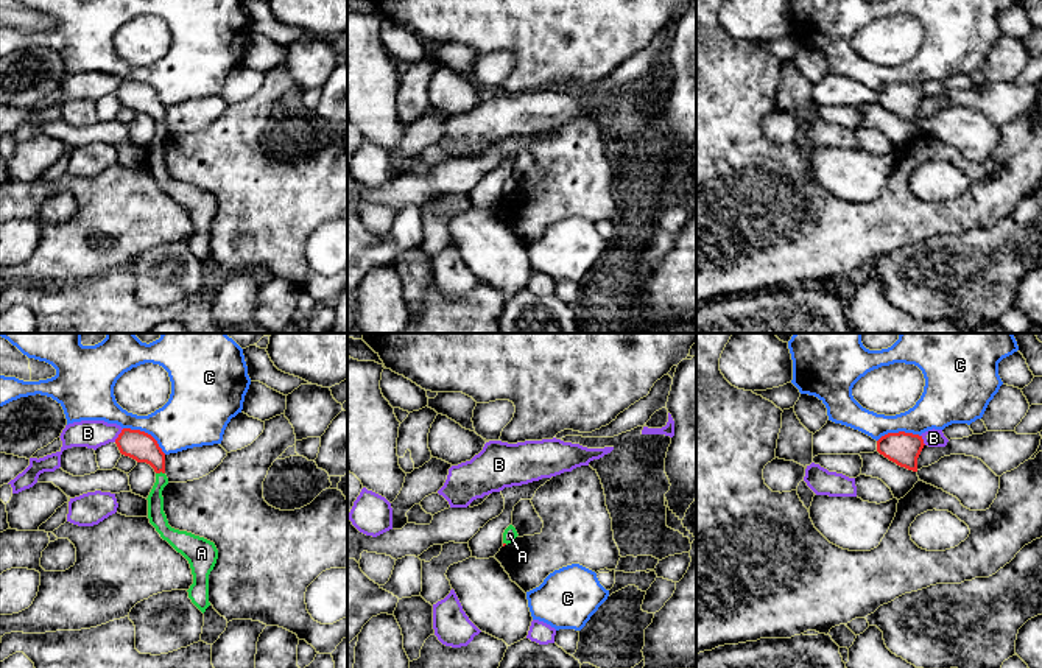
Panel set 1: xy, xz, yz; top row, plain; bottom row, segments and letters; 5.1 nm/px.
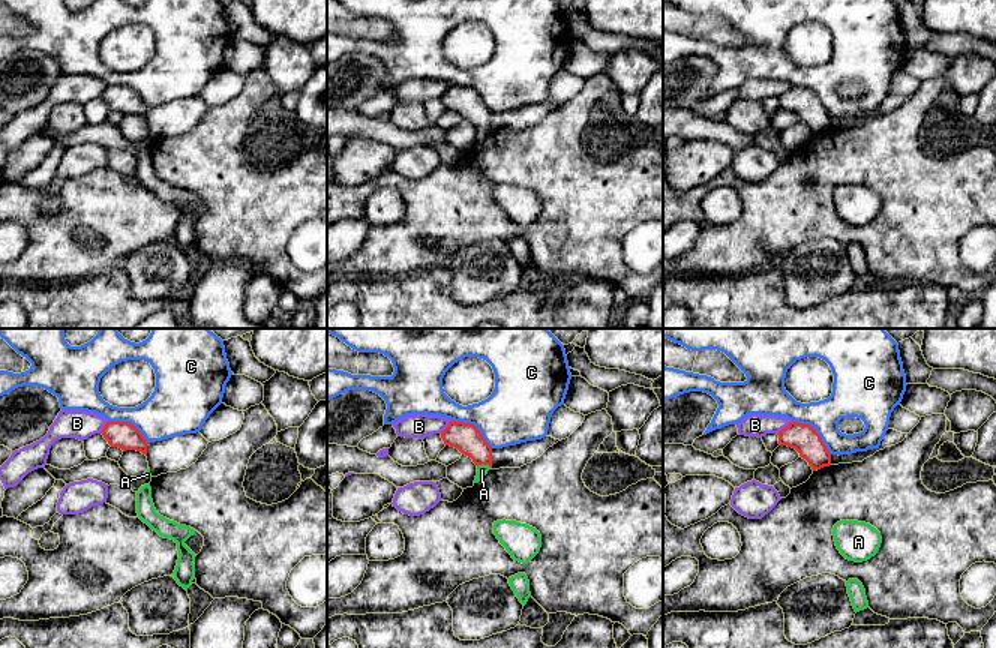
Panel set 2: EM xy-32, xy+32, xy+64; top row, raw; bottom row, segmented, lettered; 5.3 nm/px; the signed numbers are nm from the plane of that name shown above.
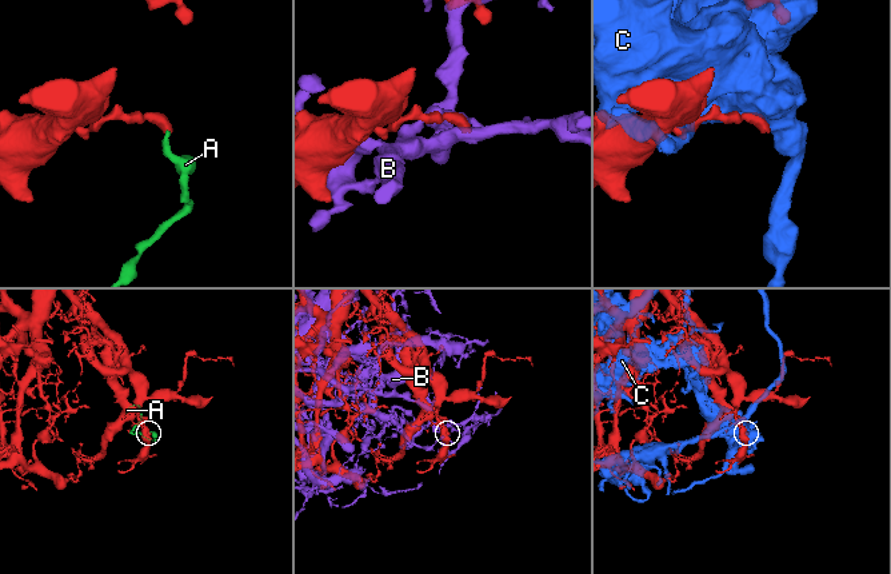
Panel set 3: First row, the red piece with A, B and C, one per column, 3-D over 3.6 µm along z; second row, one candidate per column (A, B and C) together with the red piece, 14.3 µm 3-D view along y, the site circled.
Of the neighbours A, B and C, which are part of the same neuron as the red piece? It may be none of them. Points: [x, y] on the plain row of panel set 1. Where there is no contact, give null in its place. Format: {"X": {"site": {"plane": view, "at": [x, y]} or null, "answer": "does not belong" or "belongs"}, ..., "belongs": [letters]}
{"A": {"site": {"plane": "xy", "at": [159, 123]}, "answer": "belongs"}, "B": {"site": {"plane": "xy", "at": [119, 86]}, "answer": "does not belong"}, "C": {"site": {"plane": "xy", "at": [147, 84]}, "answer": "does not belong"}, "belongs": ["A"]}

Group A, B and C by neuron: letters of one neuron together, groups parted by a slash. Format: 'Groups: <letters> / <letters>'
Groups: A / B / C

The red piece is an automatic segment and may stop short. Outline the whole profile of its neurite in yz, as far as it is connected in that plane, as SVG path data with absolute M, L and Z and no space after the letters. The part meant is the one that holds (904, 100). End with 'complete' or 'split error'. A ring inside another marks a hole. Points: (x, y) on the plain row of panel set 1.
M888 84L877 92L877 103L900 118L917 123L917 109L924 100L924 90L913 84Z; complete

